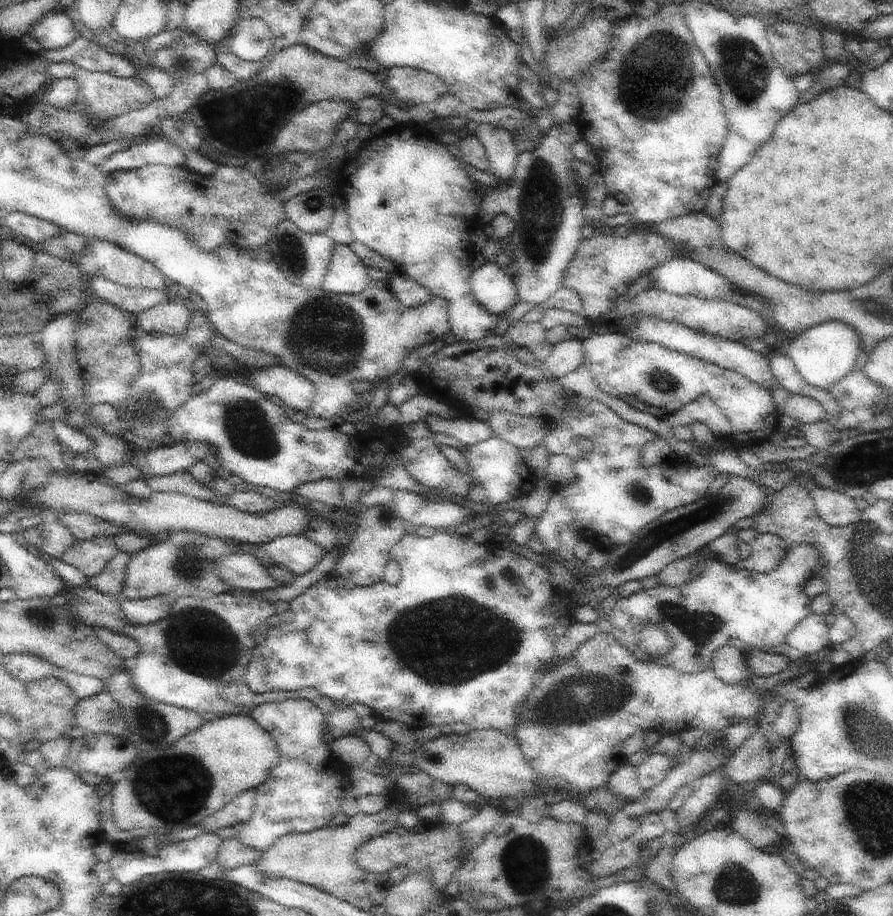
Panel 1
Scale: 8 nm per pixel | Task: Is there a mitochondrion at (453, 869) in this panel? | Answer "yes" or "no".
no

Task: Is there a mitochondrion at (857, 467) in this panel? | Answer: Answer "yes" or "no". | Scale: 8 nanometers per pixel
yes

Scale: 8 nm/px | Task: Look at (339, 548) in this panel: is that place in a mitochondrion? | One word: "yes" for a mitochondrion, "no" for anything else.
no

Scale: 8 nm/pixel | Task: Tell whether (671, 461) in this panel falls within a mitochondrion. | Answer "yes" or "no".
no

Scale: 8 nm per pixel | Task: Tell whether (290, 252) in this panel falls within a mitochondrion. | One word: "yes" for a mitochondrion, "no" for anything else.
yes

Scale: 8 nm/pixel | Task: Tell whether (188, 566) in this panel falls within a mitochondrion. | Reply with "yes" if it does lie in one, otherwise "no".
yes

